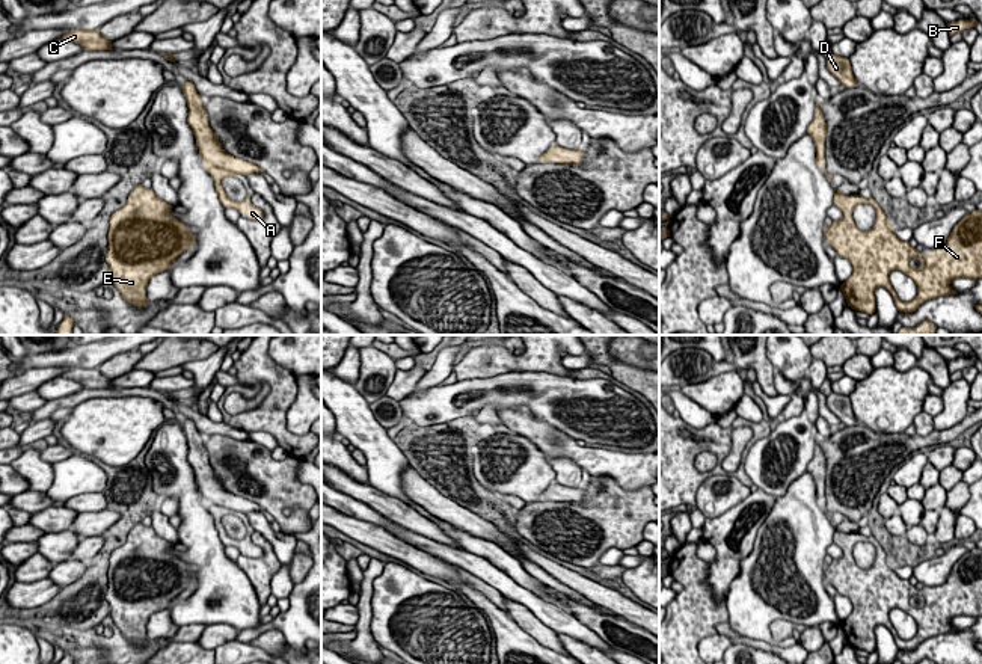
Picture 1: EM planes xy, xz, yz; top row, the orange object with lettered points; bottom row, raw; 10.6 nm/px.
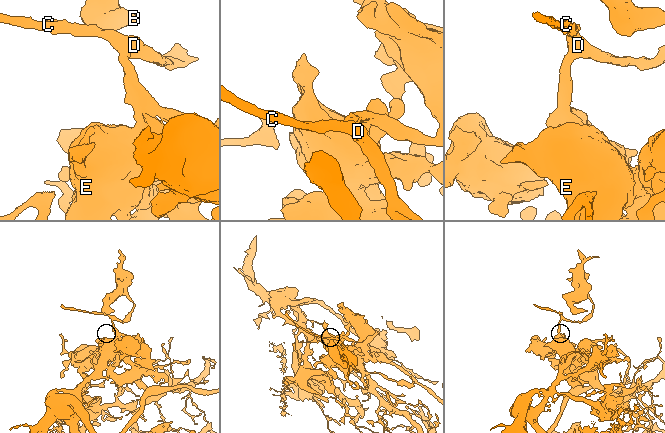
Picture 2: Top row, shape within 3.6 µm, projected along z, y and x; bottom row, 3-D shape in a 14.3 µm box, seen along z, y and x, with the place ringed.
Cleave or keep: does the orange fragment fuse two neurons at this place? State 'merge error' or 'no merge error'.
merge error

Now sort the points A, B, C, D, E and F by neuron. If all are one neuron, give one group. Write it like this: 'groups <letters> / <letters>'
groups A E F / B C D

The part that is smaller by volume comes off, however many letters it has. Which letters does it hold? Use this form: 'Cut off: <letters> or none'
Cut off: B, C, D

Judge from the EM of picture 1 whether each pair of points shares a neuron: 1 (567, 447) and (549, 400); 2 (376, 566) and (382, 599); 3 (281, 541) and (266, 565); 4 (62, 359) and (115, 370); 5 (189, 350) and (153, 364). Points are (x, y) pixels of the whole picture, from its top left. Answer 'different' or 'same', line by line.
1: different
2: different
3: different
4: different
5: same

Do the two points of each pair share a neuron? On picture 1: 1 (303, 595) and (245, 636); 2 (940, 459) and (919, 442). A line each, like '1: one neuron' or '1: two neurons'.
1: one neuron
2: two neurons

